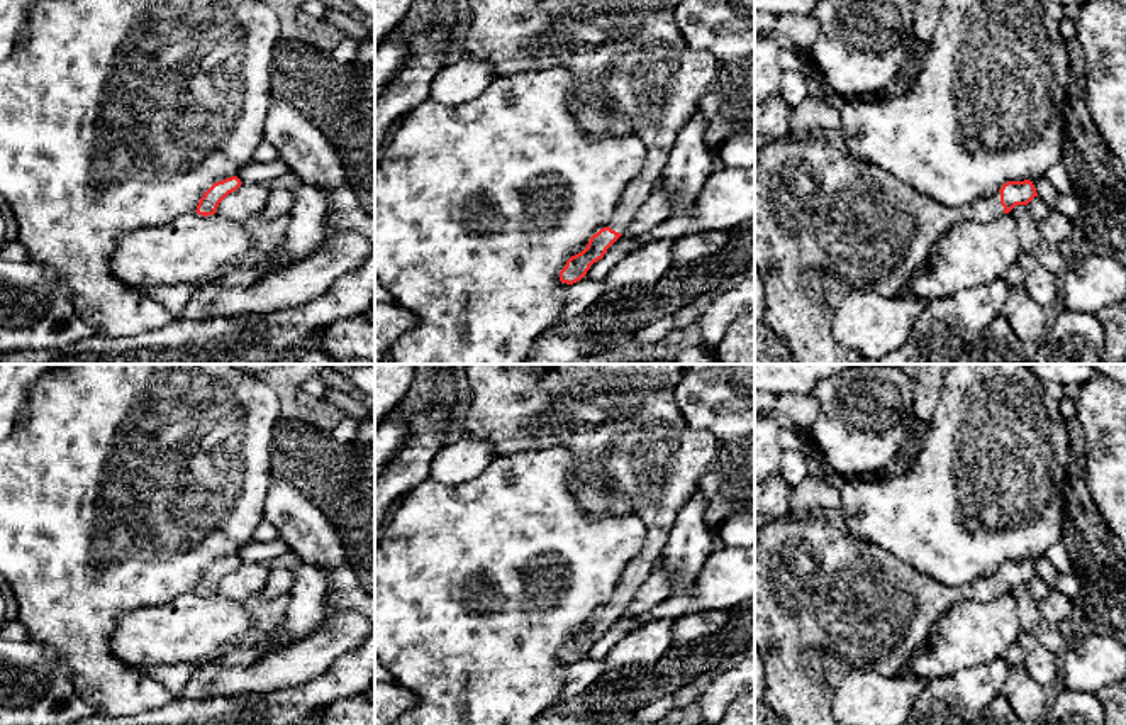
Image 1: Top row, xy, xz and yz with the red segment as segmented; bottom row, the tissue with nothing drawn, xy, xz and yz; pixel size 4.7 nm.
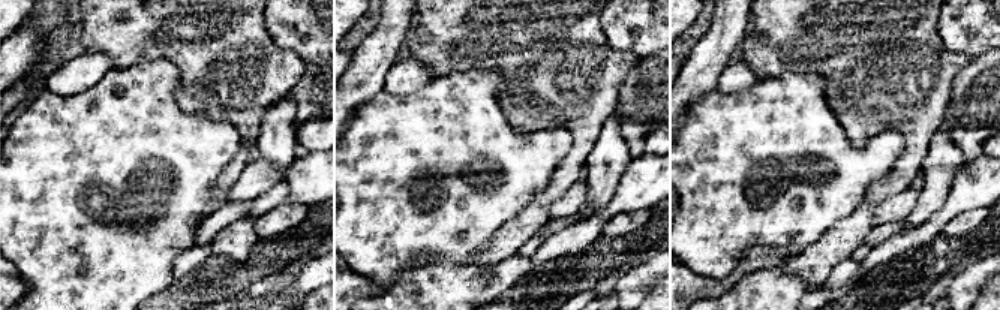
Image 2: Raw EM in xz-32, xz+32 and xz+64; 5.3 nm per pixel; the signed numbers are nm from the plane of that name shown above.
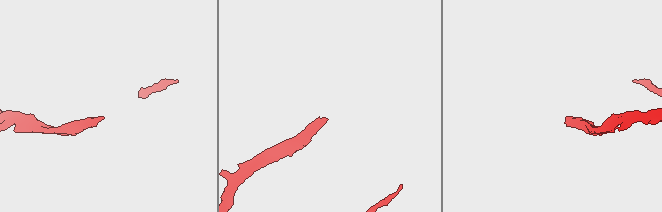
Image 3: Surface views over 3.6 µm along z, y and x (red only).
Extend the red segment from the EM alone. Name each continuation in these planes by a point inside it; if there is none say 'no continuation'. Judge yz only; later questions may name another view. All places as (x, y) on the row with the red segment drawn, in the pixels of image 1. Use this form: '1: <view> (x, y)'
1: yz (826, 224)

